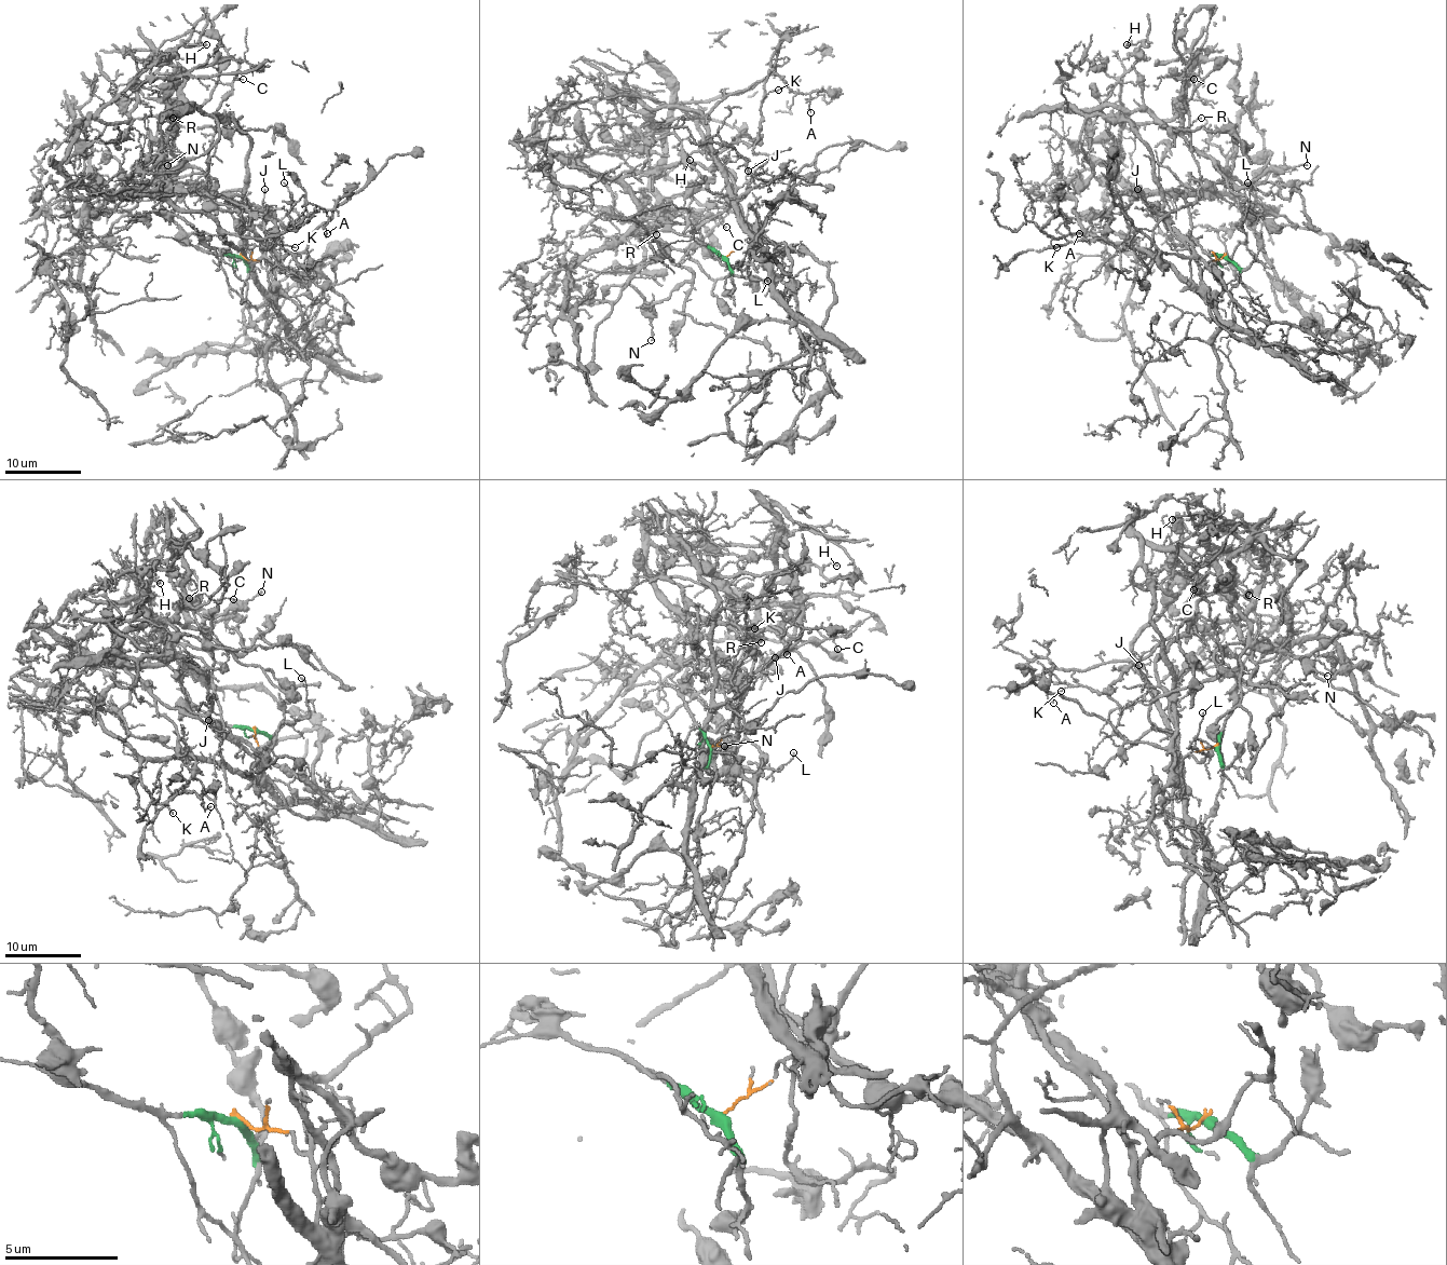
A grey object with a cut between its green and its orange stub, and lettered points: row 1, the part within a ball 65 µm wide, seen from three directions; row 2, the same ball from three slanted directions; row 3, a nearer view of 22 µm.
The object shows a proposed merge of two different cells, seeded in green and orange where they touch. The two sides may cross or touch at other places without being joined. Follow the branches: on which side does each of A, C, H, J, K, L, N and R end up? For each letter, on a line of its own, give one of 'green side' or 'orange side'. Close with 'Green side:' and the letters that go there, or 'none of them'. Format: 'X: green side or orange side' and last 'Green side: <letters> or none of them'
A: orange side
C: orange side
H: green side
J: orange side
K: green side
L: orange side
N: green side
R: green side
Green side: H, K, N, R

